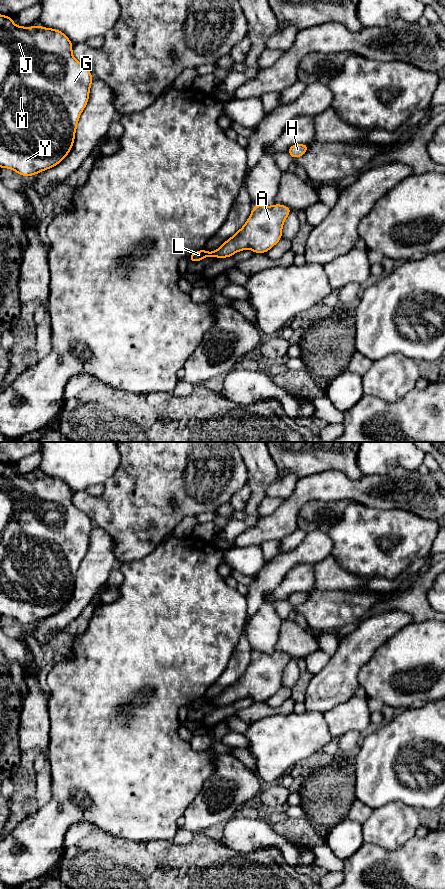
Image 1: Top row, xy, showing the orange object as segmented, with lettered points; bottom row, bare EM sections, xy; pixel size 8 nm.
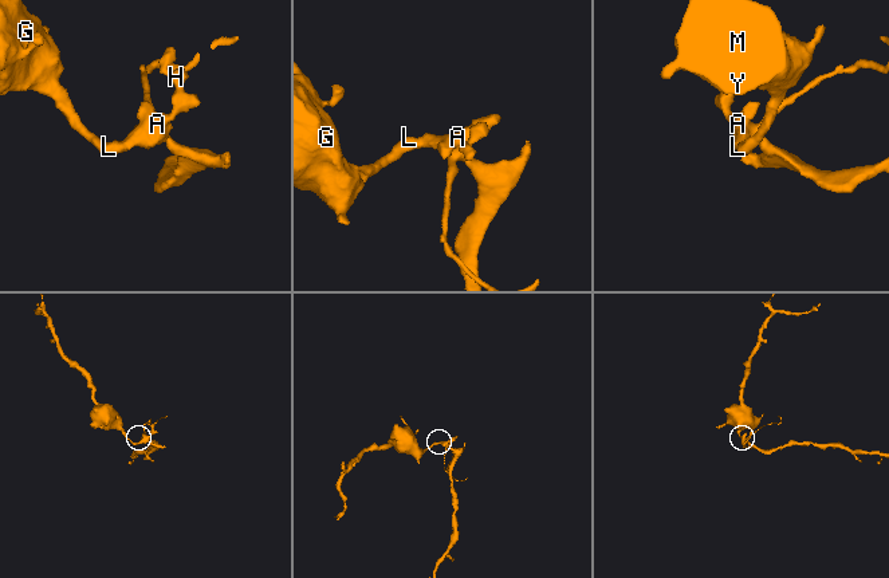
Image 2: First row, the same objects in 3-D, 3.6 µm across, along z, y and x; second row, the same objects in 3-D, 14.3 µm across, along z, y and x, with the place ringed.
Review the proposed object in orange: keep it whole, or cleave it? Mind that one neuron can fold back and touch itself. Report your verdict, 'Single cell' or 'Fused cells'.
Single cell

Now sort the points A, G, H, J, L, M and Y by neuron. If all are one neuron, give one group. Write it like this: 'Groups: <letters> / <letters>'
Groups: A G H J L M Y

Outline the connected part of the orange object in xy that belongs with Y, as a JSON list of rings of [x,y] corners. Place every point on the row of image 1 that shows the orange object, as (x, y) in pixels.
[[[0,14],[0,167],[14,170],[22,176],[35,176],[48,170],[65,159],[72,149],[77,123],[88,100],[93,76],[89,69],[77,61],[72,54],[73,43],[60,30],[39,25],[32,27],[17,26],[12,17]]]

